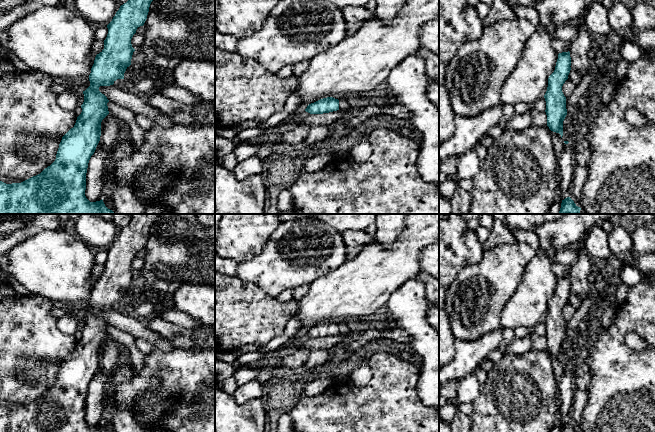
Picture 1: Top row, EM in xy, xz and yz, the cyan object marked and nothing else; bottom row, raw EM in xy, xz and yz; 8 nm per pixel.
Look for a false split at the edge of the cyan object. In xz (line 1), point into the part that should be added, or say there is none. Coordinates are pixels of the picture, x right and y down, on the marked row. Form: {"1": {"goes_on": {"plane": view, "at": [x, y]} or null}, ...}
{"1": {"goes_on": null}}

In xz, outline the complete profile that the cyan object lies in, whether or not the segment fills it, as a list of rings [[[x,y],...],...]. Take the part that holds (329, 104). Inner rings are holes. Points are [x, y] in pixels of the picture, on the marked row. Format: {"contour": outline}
{"contour": [[[333,97],[320,99],[305,109],[310,114],[323,114],[339,110],[339,100]]]}

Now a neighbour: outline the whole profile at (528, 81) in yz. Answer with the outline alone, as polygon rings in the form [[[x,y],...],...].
[[[537,27],[519,62],[501,87],[502,105],[525,103],[532,107],[540,97],[544,97],[559,54],[552,46],[554,39],[549,29]]]

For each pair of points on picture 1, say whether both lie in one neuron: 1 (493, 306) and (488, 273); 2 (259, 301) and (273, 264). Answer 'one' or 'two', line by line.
1: one
2: two

